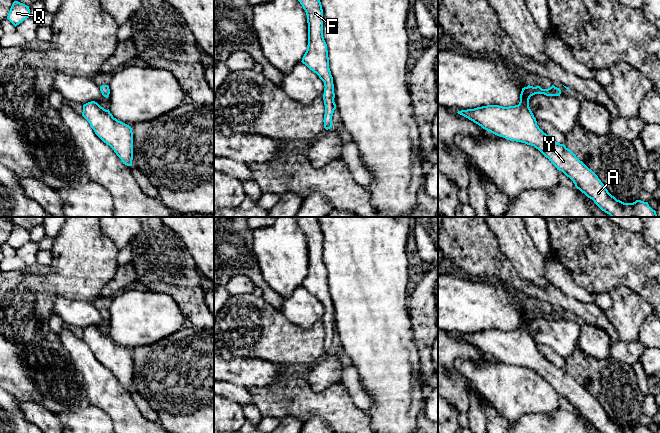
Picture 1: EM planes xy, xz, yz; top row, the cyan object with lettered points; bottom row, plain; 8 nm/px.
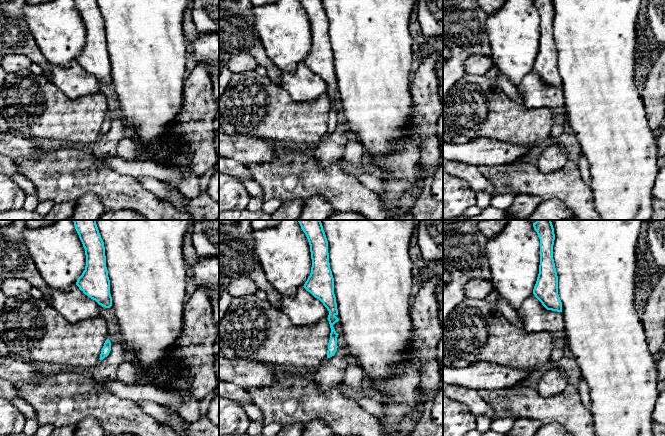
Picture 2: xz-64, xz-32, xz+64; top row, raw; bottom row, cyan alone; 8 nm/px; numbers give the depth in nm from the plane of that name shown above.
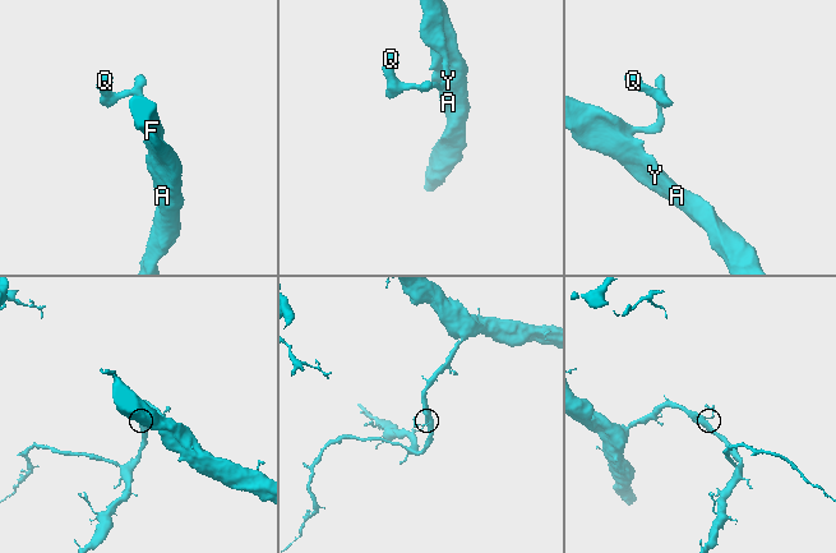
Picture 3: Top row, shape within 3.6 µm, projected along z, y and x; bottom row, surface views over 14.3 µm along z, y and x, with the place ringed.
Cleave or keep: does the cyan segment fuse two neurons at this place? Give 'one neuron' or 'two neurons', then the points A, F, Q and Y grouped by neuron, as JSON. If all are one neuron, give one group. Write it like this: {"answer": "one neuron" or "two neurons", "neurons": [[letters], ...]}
{"answer": "one neuron", "neurons": [["A", "F", "Q", "Y"]]}

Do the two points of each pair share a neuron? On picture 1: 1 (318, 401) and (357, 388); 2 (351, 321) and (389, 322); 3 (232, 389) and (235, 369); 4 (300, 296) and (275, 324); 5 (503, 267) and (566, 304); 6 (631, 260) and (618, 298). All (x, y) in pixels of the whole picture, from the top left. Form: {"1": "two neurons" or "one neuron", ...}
{"1": "two neurons", "2": "one neuron", "3": "two neurons", "4": "two neurons", "5": "one neuron", "6": "two neurons"}

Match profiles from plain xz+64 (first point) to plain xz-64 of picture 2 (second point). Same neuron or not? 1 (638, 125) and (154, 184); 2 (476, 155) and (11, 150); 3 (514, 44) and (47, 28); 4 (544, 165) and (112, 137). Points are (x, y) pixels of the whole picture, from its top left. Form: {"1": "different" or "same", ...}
{"1": "different", "2": "same", "3": "same", "4": "same"}

